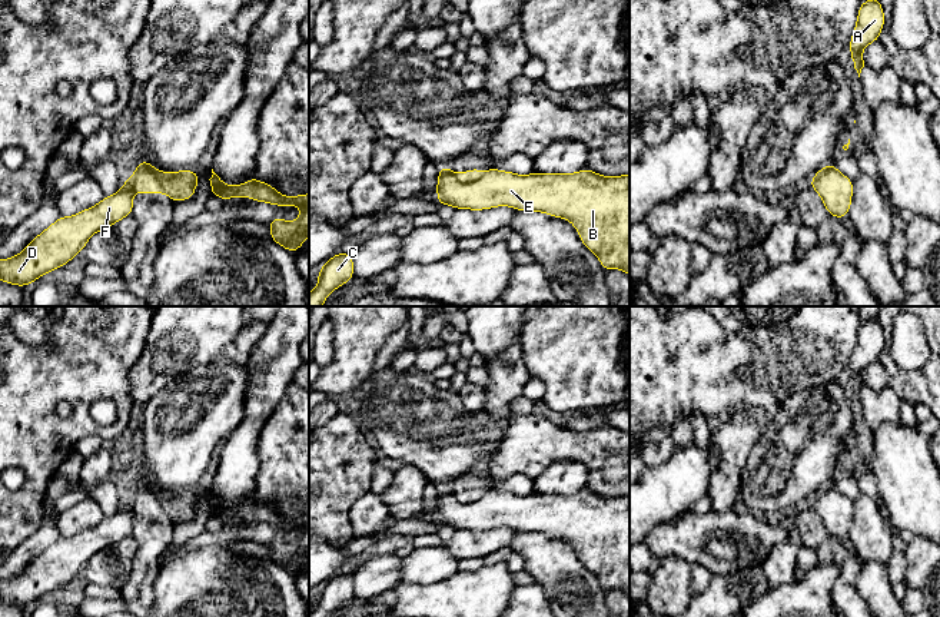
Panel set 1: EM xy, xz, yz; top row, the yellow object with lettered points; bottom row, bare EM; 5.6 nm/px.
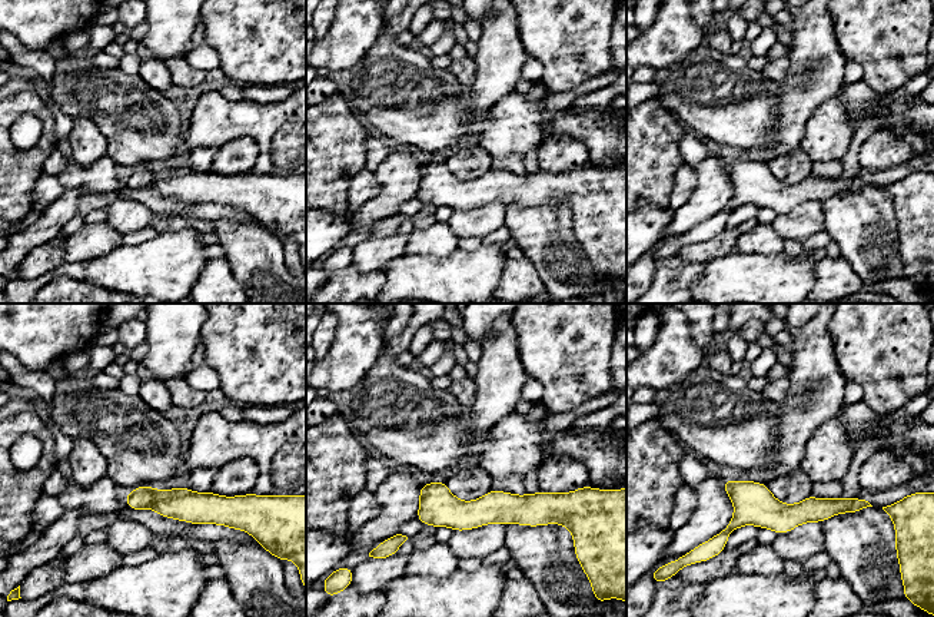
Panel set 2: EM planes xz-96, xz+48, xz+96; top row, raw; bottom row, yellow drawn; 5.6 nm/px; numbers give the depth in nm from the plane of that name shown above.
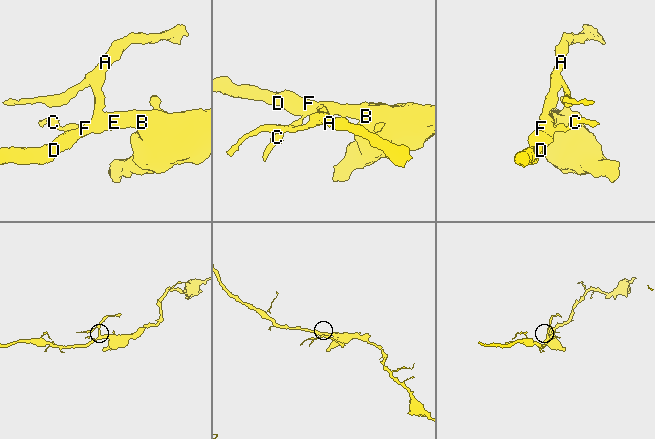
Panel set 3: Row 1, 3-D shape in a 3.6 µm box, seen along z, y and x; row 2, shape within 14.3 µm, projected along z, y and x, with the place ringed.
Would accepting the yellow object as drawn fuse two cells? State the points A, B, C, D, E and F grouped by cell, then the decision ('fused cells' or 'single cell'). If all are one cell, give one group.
A / B C D E F | fused cells

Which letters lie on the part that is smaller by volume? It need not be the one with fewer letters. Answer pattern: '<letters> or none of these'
A

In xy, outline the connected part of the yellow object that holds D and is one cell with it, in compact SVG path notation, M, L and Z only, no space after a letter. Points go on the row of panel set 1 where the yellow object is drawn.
M124 180L117 193L104 196L96 206L73 216L60 216L19 255L0 259L0 279L24 288L69 263L96 232L133 213L133 195L130 180Z

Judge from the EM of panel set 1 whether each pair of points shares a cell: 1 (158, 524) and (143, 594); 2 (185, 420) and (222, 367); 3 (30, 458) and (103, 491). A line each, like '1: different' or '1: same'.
1: same
2: same
3: different

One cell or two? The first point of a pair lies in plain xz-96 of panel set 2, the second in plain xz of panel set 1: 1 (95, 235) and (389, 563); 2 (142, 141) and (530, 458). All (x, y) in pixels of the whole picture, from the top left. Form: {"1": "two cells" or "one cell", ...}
{"1": "two cells", "2": "two cells"}

